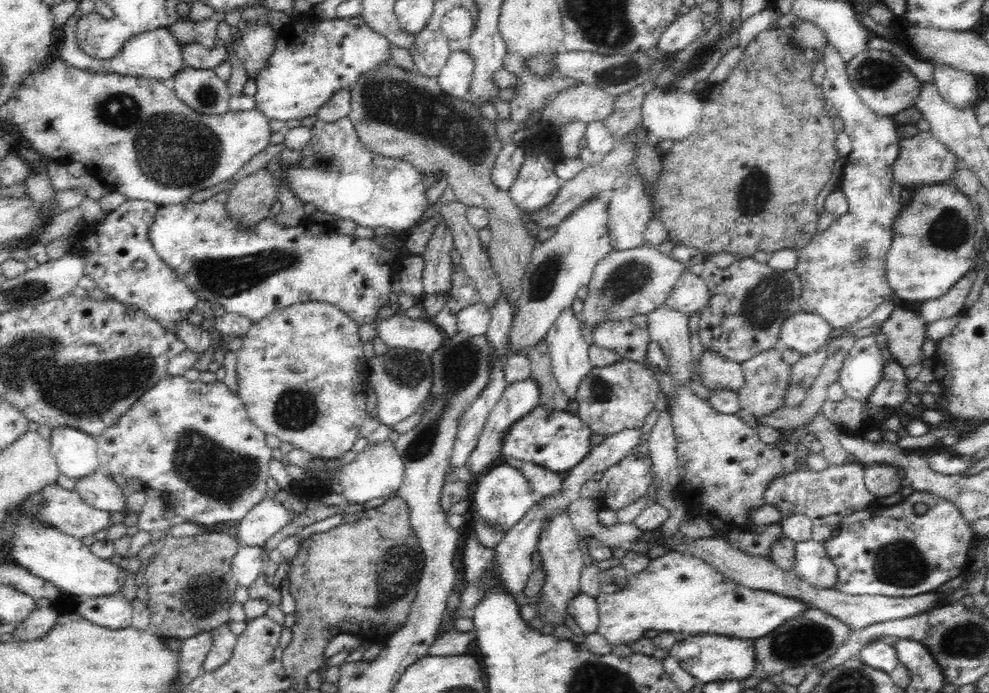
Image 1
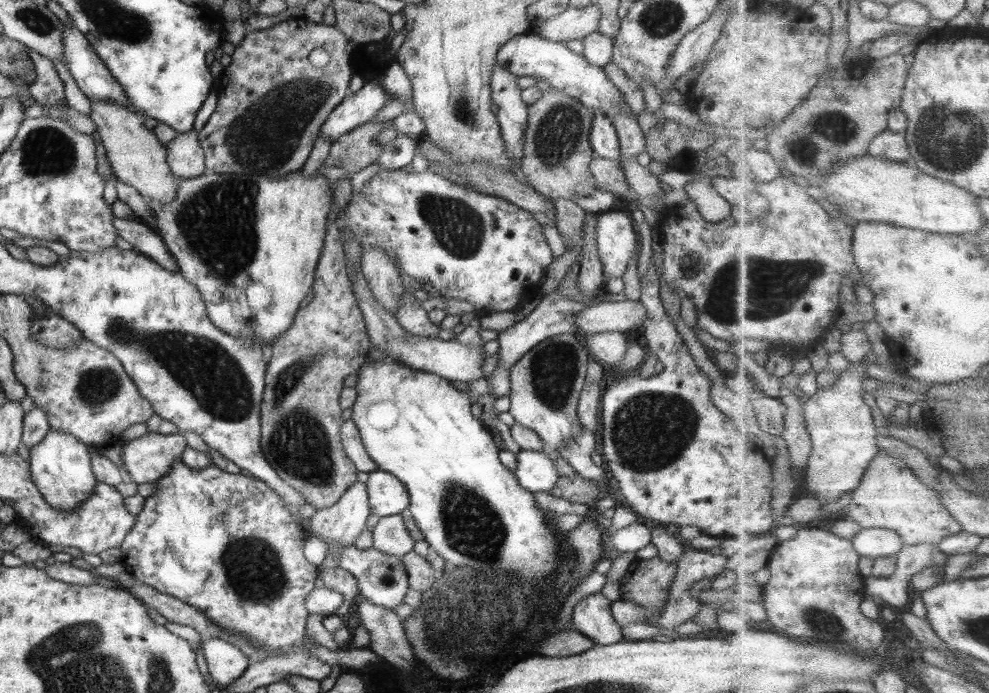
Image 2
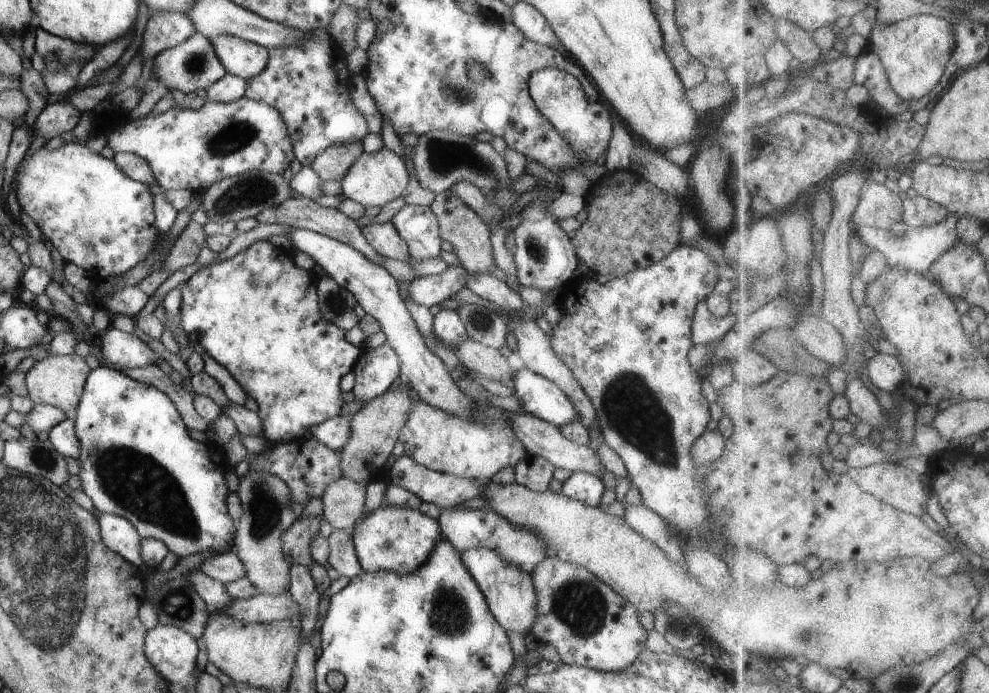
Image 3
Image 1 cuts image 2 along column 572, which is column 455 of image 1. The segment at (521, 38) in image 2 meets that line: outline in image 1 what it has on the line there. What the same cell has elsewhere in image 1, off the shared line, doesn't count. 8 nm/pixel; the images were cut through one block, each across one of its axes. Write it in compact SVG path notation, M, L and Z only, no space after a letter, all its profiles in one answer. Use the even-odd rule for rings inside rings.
M467 46L465 51L453 51L436 77L442 91L458 99L466 99L471 87L474 61Z

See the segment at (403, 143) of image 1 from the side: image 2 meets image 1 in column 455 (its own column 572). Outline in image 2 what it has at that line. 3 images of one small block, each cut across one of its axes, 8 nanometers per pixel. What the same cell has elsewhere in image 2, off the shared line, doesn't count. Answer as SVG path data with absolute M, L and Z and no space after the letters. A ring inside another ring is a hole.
M556 89L543 91L542 97L534 104L529 105L527 110L528 121L525 129L525 146L523 147L522 160L520 160L523 177L526 178L526 185L551 200L556 197L572 199L574 195L590 196L593 194L597 187L595 179L589 172L589 163L595 153L590 145L589 133L597 111L584 106L576 98L568 96L565 91Z

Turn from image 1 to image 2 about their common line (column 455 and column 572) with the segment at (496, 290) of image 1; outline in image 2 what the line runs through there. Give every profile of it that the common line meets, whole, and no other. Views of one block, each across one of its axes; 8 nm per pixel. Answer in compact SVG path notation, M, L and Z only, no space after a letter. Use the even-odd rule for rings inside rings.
M556 197L554 199L556 227L562 239L569 242L572 250L580 240L580 228L584 225L585 210L572 199Z

